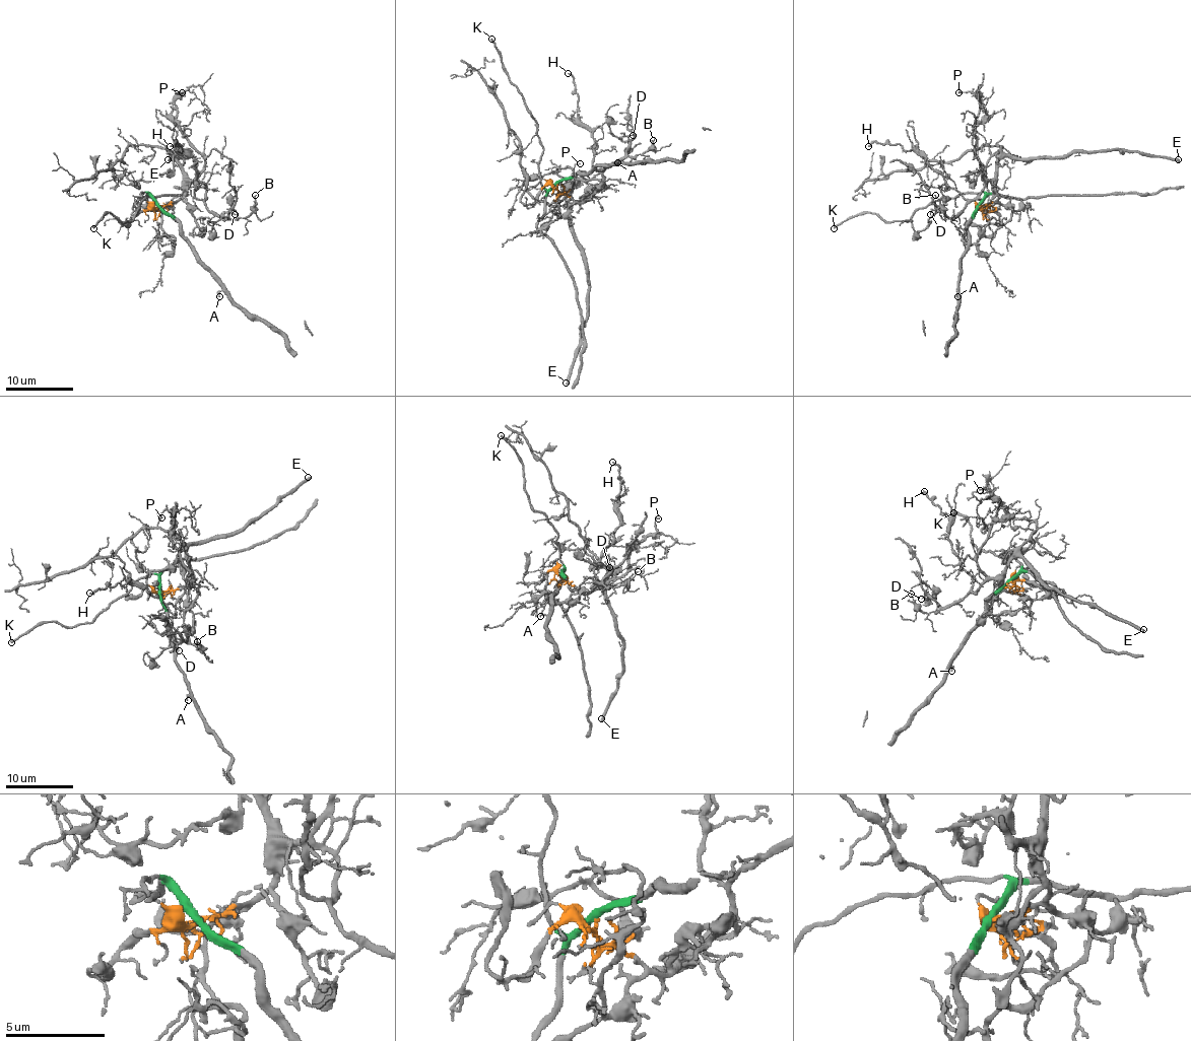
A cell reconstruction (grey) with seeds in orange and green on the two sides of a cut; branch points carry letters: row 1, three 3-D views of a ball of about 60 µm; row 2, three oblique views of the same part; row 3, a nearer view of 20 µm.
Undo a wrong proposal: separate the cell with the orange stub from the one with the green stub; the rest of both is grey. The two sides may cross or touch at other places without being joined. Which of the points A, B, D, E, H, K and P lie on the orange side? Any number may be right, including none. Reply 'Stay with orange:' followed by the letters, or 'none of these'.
Stay with orange: B, D, E, H, P

